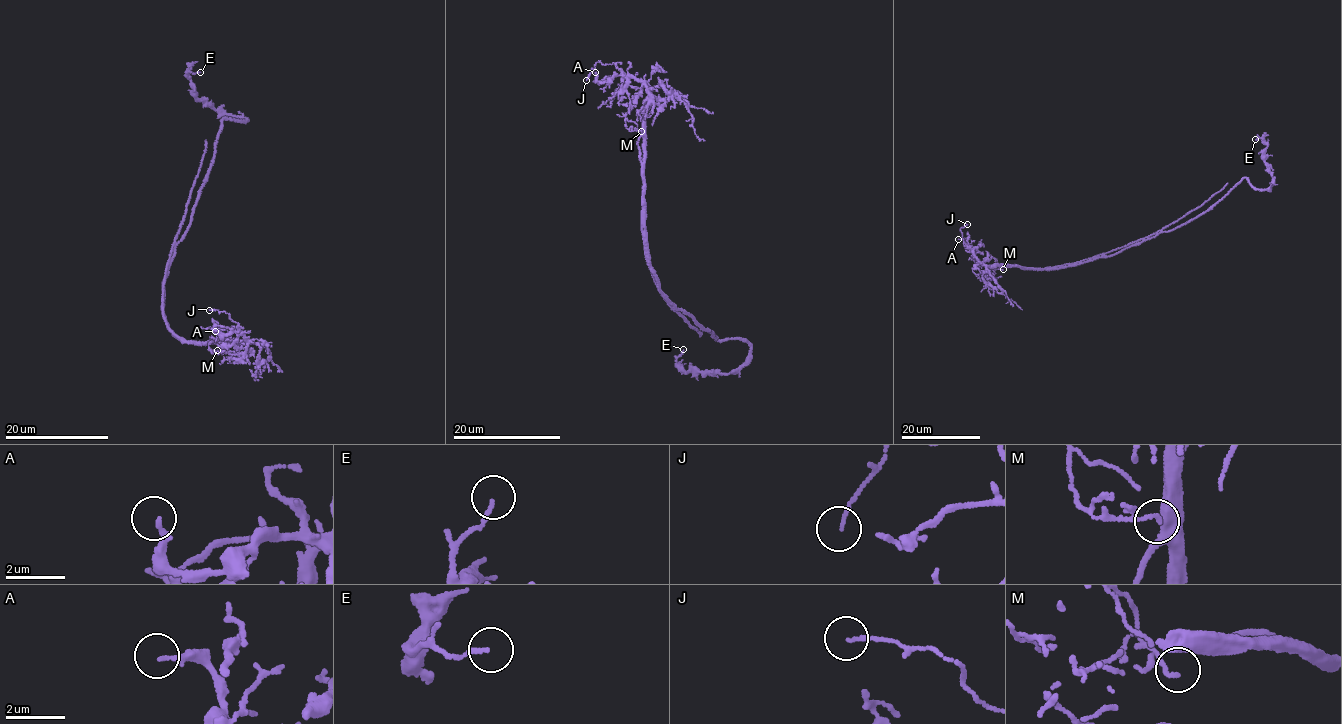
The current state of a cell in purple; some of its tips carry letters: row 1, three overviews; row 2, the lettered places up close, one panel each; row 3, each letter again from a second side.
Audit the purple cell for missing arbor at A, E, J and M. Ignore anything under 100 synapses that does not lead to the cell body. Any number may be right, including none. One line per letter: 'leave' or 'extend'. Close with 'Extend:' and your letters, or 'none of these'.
A: leave
E: leave
J: leave
M: leave
Extend: none of these

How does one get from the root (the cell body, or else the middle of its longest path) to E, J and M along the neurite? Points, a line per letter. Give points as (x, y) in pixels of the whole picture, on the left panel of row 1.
E: (168, 270), (177, 243), (185, 235), (222, 119), (246, 119), (223, 115), (195, 96), (187, 74), (200, 72)
J: (168, 270), (162, 303), (170, 330), (199, 345), (214, 341), (241, 345), (248, 342), (227, 313), (209, 310)
M: (168, 270), (162, 303), (170, 330), (199, 345), (248, 341), (213, 339), (208, 347), (217, 350)

